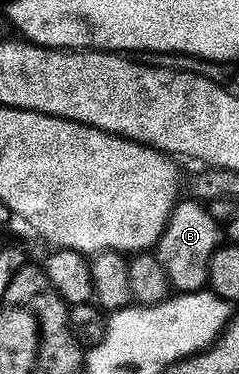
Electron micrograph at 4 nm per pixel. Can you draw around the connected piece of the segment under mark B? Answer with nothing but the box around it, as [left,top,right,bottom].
[155,197,223,292]

